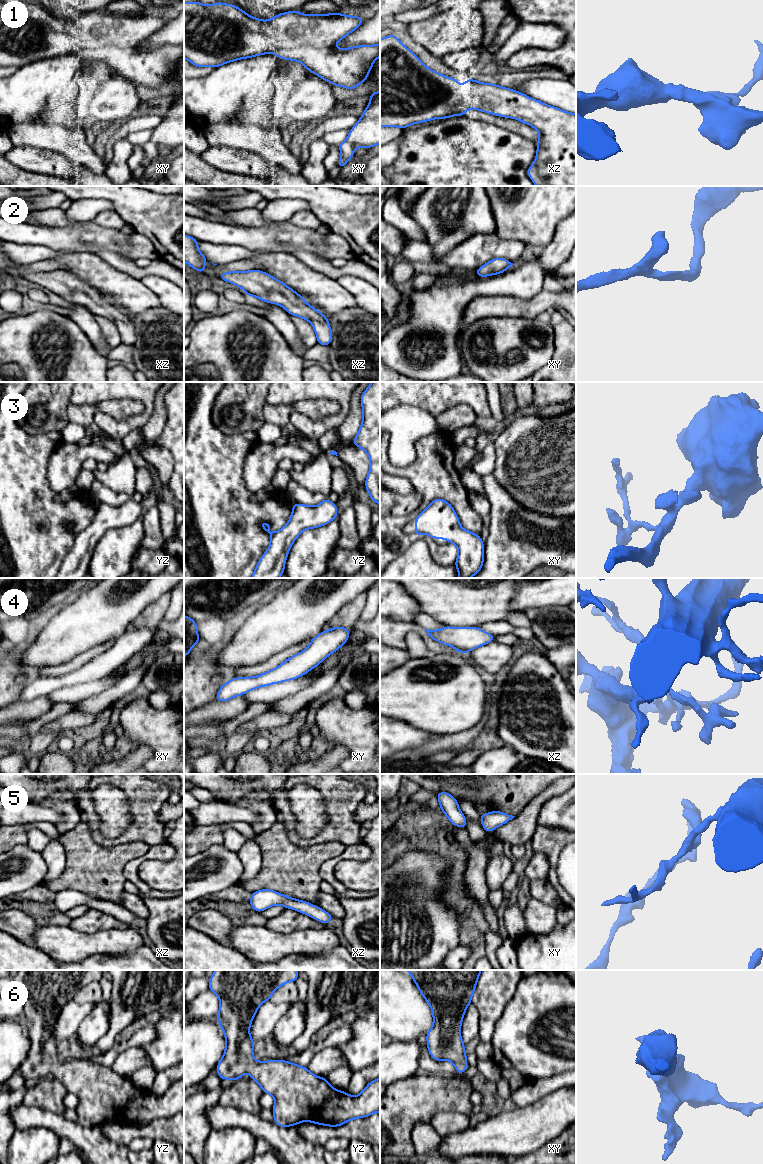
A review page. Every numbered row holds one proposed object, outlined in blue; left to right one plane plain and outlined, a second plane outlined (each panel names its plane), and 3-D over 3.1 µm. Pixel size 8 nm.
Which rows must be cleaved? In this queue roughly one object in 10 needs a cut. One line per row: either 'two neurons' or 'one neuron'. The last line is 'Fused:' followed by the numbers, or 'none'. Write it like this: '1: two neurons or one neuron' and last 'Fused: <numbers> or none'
1: one neuron
2: one neuron
3: one neuron
4: one neuron
5: one neuron
6: one neuron
Fused: none

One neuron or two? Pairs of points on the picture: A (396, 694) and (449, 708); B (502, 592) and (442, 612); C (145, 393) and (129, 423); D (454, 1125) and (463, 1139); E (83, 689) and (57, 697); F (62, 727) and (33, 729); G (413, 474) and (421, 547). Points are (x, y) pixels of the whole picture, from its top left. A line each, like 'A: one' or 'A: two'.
A: one
B: one
C: one
D: two
E: one
F: two
G: two

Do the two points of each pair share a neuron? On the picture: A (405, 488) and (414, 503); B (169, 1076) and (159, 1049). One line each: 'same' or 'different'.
A: different
B: different

